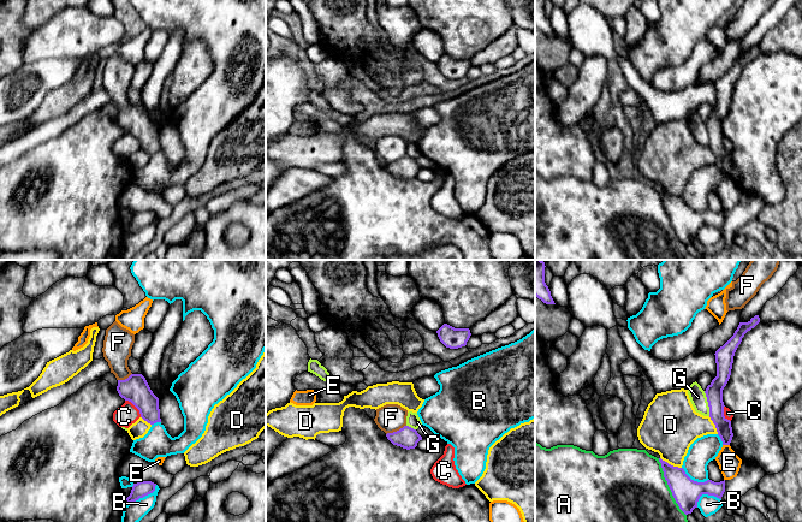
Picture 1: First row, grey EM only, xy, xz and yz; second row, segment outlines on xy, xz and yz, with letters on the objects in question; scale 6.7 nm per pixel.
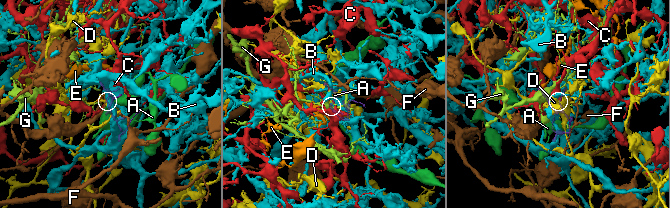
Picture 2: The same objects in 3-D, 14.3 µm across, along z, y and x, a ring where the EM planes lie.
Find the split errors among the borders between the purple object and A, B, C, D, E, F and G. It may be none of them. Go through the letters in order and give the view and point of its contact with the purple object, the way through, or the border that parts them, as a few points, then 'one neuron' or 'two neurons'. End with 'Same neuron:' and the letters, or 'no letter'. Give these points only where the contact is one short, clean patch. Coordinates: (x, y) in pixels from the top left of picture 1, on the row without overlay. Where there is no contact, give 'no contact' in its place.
A: contact yz (669, 217); two neurons
B: contact xy (142, 227); two neurons
C: contact xy (135, 136); border xy (125, 130), (138, 141), (141, 147); two neurons
D: contact yz (670, 195); two neurons
E: contact yz (726, 175); border yz (723, 175), (729, 176); two neurons
F: contact xz (397, 161); border xz (405, 155), (386, 165); two neurons
G: contact yz (708, 134); border yz (704, 122), (710, 146); two neurons
Same neuron: no letter

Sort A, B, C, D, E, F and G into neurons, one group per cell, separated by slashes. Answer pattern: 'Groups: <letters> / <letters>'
Groups: A / B / C / D / E / F / G

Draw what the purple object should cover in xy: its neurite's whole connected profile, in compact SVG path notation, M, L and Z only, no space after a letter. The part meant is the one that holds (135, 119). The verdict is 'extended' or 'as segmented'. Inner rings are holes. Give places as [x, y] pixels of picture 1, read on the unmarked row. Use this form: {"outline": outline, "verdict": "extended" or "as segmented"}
{"outline": "M131 105L125 111L118 111L117 121L121 129L131 132L139 141L144 152L150 155L161 153L159 129L142 105Z", "verdict": "as segmented"}

